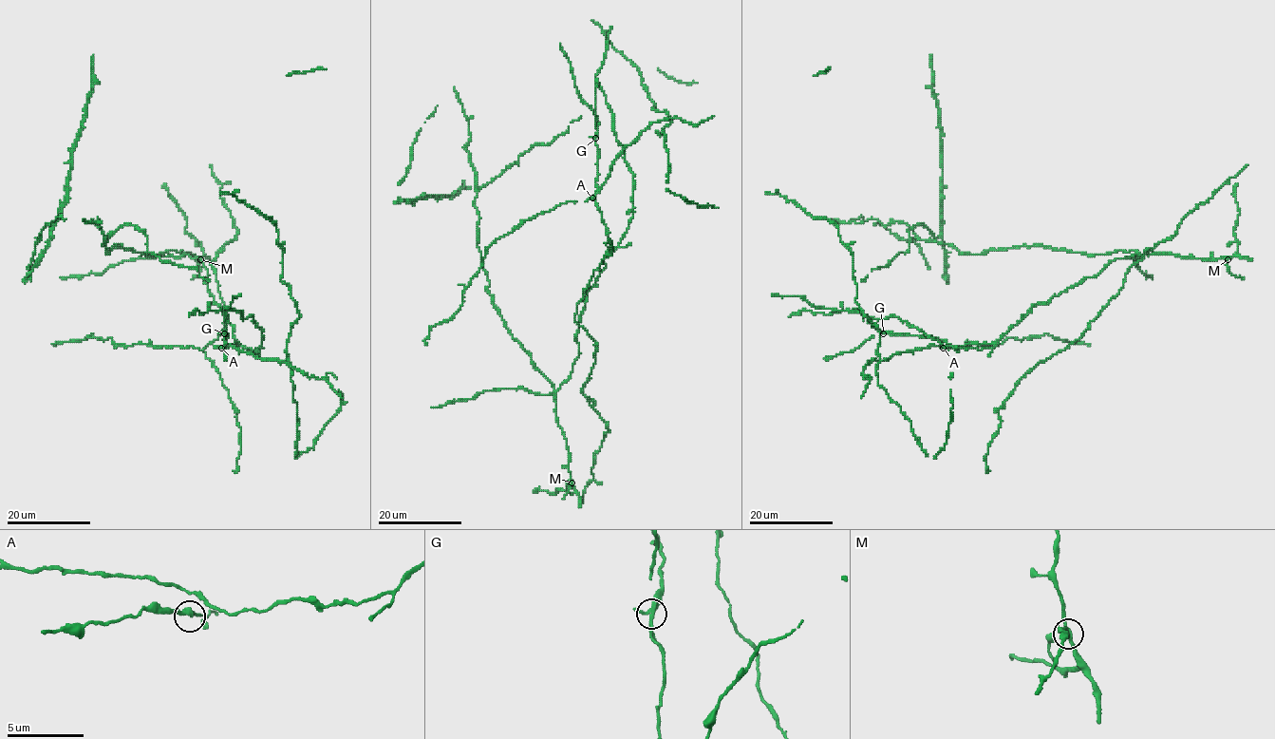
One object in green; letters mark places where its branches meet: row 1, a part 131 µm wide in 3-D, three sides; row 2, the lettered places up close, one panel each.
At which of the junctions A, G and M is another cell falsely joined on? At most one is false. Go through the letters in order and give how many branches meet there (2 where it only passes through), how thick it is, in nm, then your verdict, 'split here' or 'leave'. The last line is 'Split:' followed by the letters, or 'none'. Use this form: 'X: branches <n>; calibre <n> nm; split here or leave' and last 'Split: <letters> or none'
A: branches 3; calibre 280 nm; leave
G: branches 3; calibre 280 nm; leave
M: branches 3; calibre 280 nm; leave
Split: none

